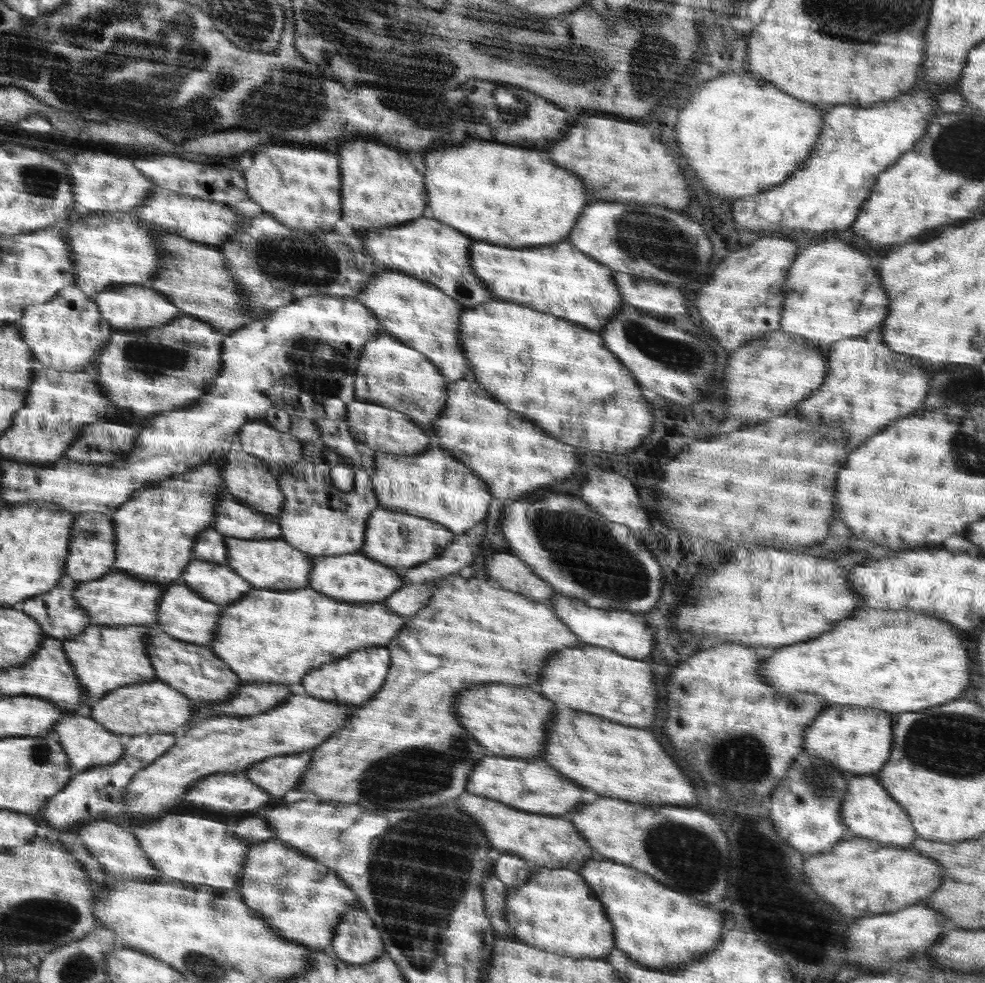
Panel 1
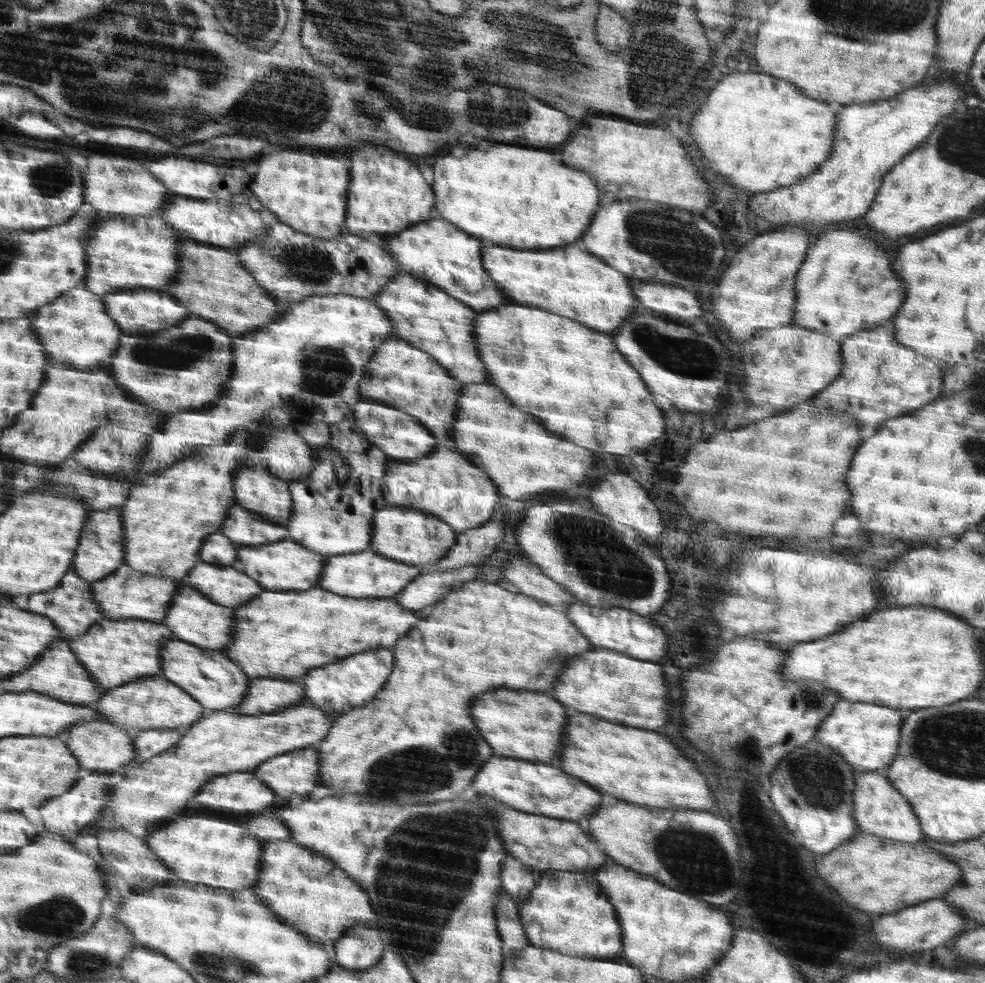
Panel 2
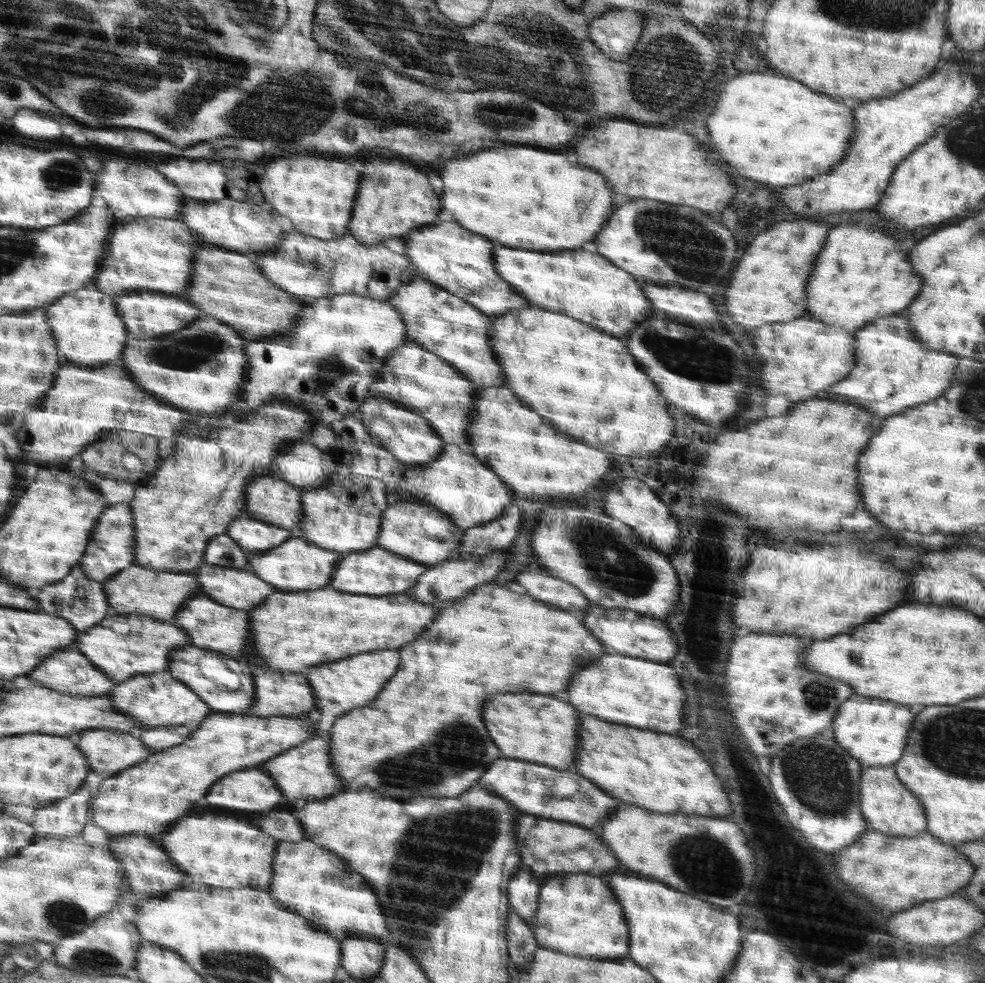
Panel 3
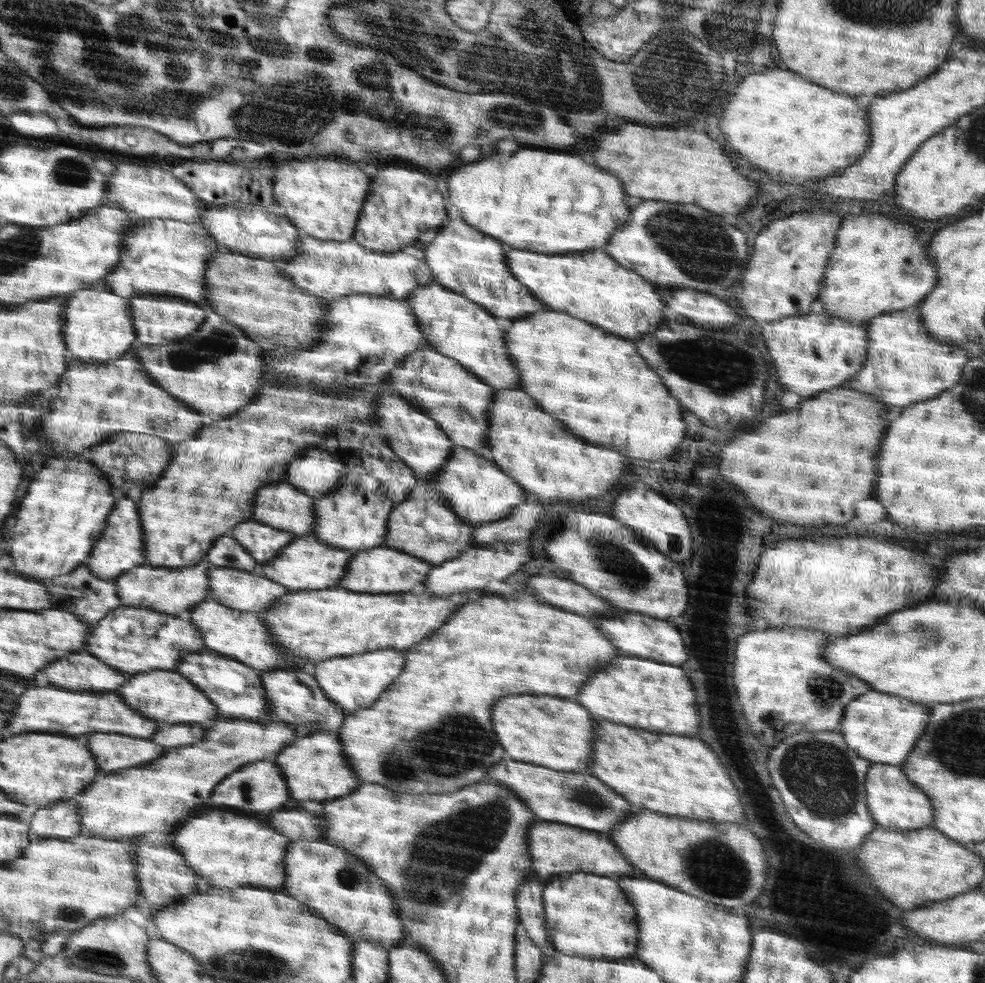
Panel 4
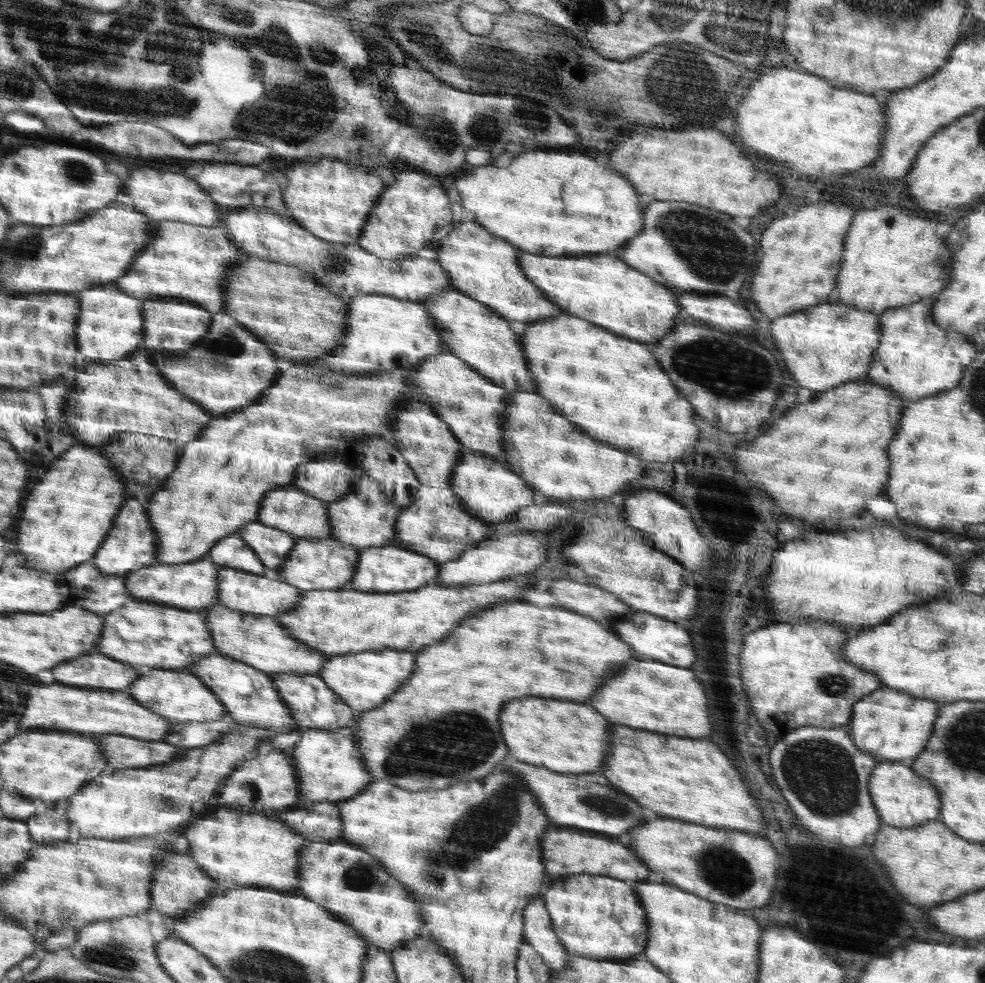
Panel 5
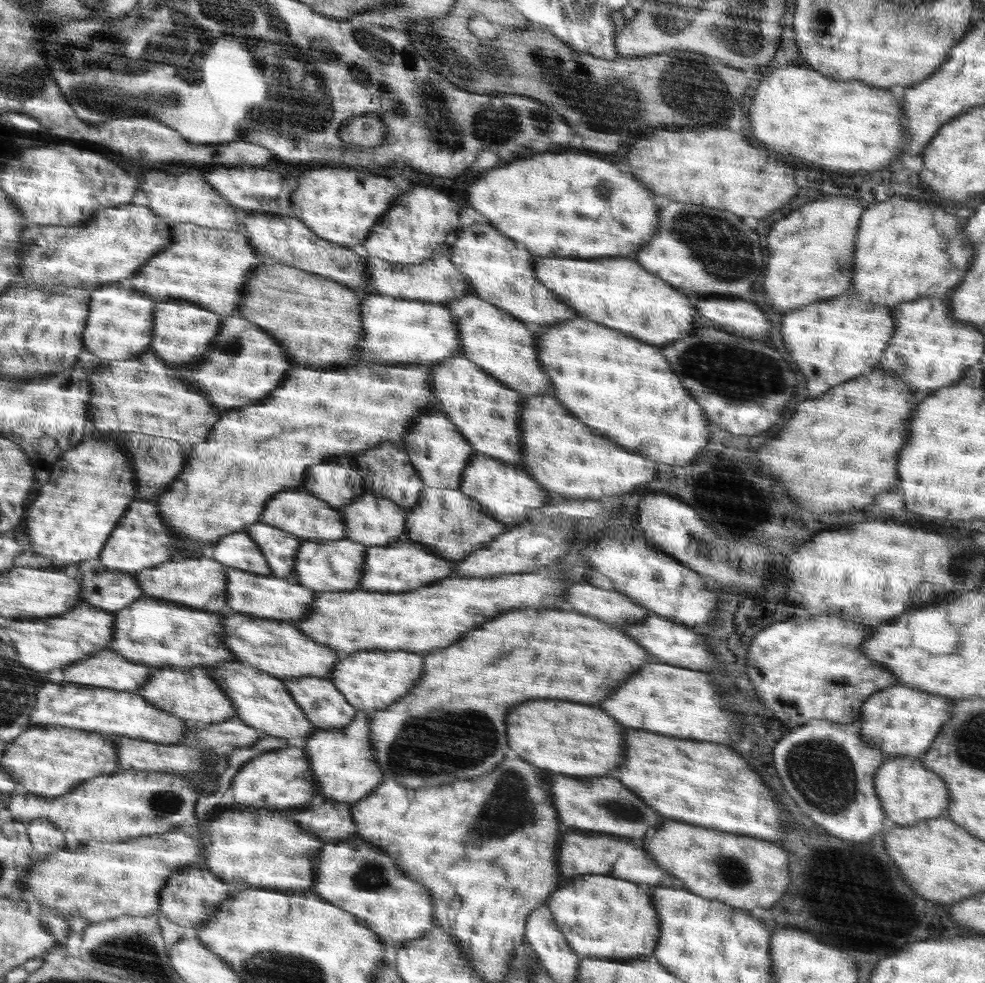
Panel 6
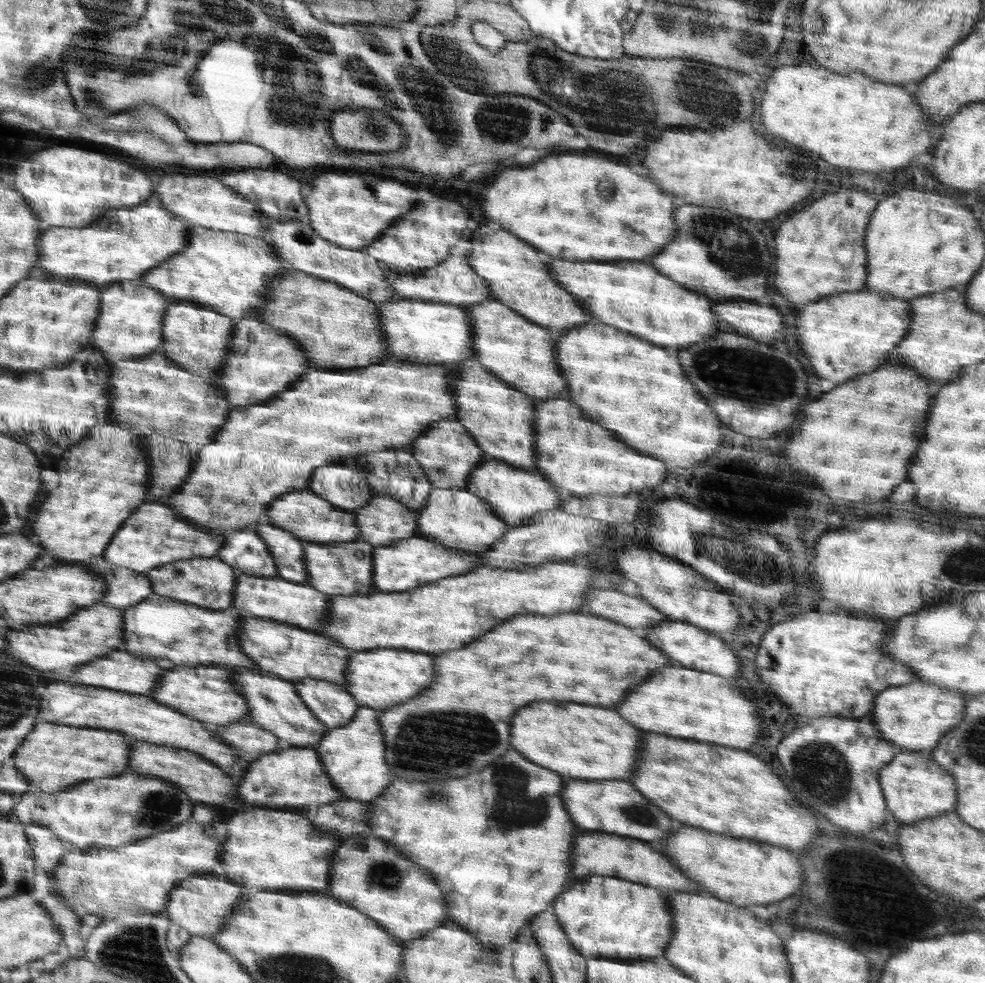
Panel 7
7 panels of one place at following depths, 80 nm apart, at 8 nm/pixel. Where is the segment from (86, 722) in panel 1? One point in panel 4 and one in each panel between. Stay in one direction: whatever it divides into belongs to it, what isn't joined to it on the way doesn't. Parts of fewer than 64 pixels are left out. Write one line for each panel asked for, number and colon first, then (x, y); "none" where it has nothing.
2: (98, 746)
3: (109, 751)
4: (113, 752)

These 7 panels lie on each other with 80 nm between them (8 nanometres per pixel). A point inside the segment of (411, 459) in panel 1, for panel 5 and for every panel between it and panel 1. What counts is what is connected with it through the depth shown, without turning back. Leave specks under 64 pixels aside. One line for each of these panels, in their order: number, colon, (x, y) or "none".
2: (445, 484)
3: (459, 484)
4: (478, 491)
5: (488, 489)

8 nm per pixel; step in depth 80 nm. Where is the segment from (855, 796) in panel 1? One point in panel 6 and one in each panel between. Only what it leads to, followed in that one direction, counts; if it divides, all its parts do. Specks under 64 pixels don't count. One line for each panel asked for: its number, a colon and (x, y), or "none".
2: (879, 809)
3: (888, 807)
4: (895, 803)
5: (905, 799)
6: (908, 792)

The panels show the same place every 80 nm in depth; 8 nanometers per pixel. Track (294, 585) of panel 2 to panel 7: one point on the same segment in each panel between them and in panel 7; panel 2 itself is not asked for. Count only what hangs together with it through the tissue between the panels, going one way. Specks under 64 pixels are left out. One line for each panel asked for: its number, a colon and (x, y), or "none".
3: (297, 565)
4: (306, 564)
5: (315, 564)
6: (325, 566)
7: (347, 568)

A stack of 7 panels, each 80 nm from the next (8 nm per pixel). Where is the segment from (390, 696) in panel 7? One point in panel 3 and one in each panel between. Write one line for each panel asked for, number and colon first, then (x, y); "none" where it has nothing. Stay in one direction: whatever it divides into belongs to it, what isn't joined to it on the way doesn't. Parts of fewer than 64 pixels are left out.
3: (351, 683)
4: (353, 682)
5: (365, 680)
6: (371, 680)

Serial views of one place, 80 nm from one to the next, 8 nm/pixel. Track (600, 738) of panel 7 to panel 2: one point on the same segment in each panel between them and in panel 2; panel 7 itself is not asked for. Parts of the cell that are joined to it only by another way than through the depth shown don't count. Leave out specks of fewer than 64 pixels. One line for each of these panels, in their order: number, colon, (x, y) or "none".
2: (519, 724)
3: (531, 727)
4: (552, 732)
5: (574, 738)
6: (569, 738)

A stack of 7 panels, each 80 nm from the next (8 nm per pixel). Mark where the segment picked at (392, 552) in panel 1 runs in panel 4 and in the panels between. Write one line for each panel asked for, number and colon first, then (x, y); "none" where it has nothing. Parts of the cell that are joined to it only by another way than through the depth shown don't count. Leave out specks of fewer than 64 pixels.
2: (399, 533)
3: (401, 532)
4: (424, 525)

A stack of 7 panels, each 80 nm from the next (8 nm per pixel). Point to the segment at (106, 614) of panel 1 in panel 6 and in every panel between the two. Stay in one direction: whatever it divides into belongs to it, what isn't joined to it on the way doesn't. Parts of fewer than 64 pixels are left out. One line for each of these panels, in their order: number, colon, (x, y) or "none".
2: (127, 593)
3: (136, 589)
4: (176, 591)
5: (194, 585)
6: (201, 582)

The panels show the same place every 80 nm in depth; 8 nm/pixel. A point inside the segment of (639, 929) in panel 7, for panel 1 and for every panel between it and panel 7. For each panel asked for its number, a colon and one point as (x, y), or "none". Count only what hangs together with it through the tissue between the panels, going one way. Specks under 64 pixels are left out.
1: (557, 911)
2: (568, 912)
3: (579, 914)
4: (588, 914)
5: (592, 915)
6: (599, 915)

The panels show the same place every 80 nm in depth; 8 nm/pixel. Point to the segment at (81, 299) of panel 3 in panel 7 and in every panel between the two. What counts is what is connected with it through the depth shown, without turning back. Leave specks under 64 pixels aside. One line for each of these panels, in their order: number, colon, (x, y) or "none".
4: (98, 324)
5: (111, 324)
6: (120, 322)
7: (132, 315)

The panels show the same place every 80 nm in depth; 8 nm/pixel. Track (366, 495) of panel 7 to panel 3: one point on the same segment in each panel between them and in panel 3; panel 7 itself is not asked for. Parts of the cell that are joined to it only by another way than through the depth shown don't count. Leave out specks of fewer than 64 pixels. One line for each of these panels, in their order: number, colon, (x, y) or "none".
3: (306, 466)
4: (316, 472)
5: (328, 480)
6: (338, 485)

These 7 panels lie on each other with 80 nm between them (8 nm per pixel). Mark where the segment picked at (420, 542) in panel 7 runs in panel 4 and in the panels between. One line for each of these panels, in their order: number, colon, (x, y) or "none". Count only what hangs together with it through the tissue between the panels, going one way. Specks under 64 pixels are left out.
4: (382, 569)
5: (390, 568)
6: (404, 566)

